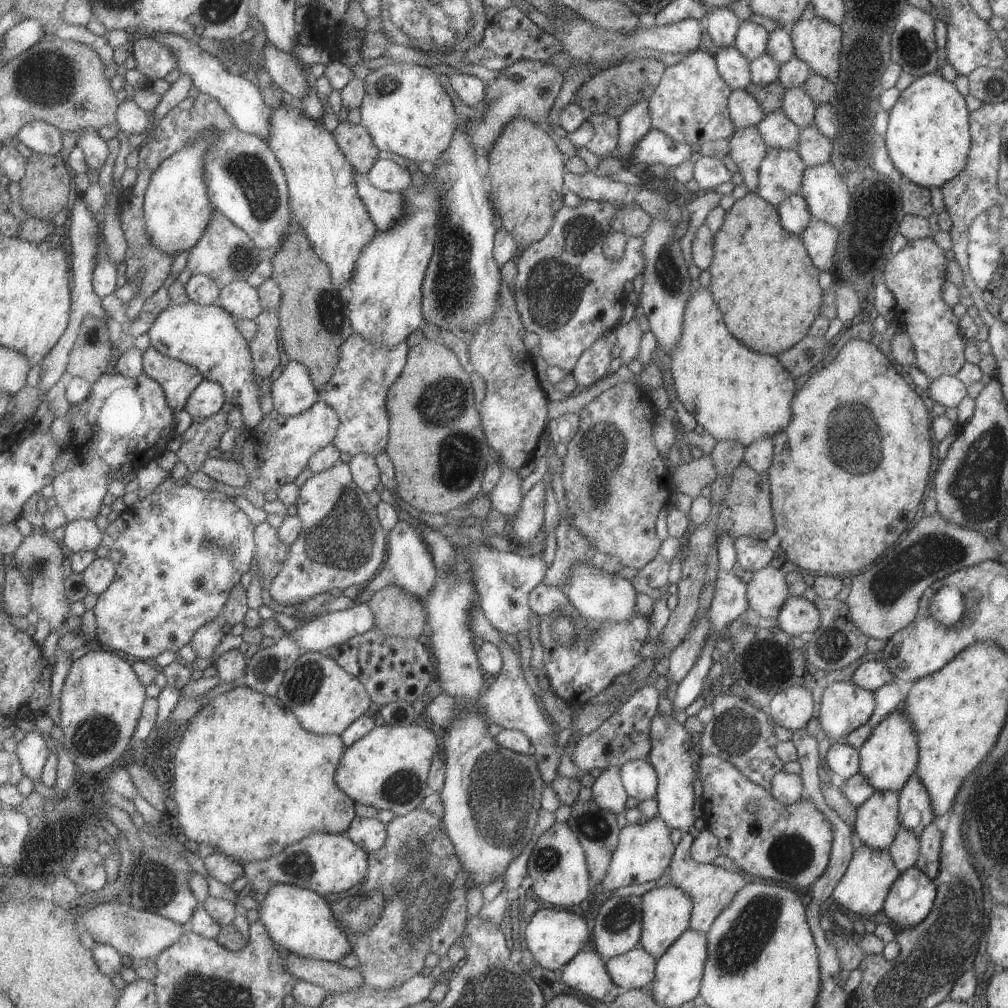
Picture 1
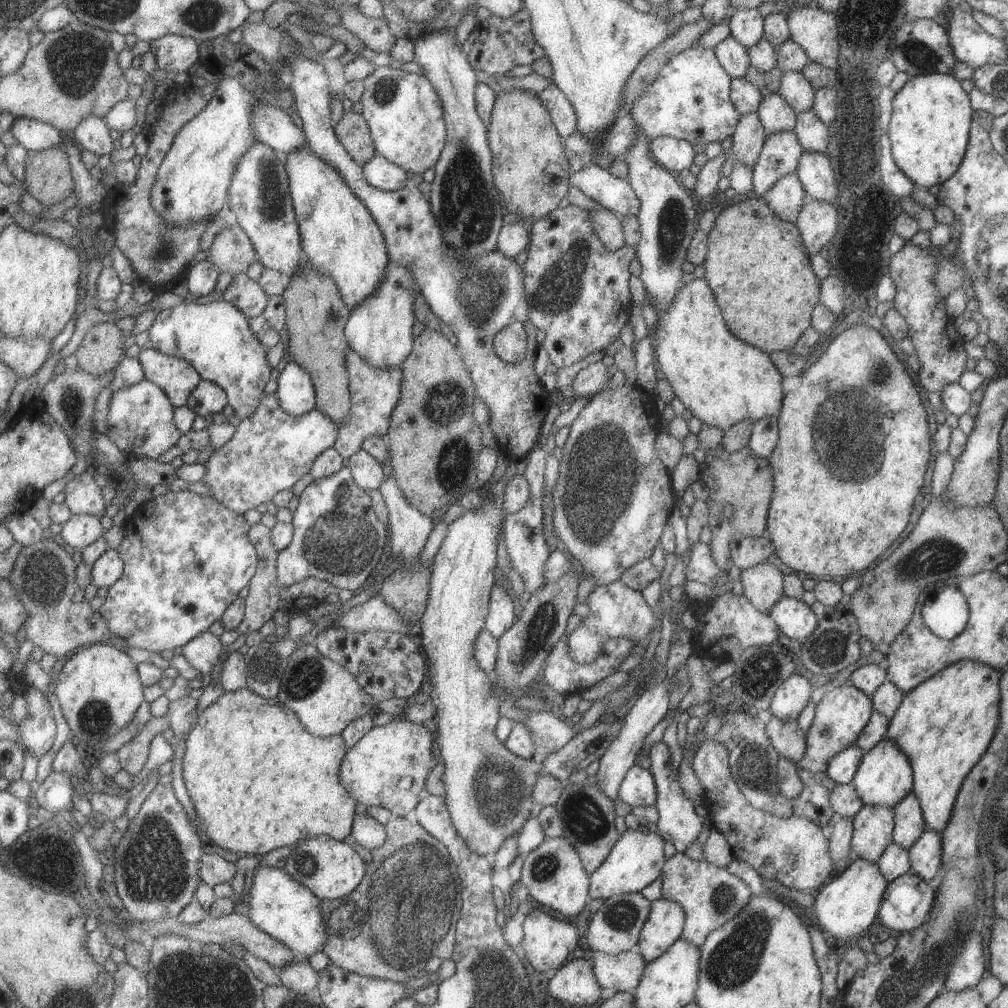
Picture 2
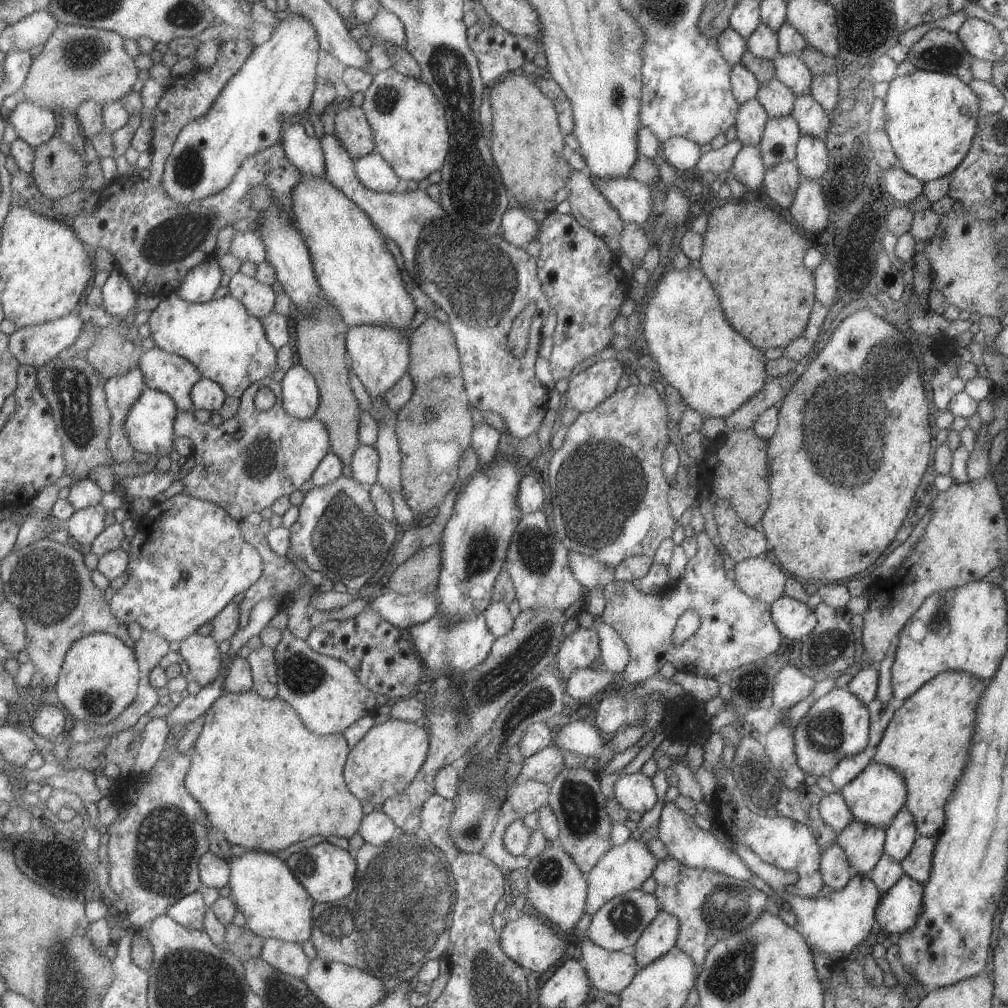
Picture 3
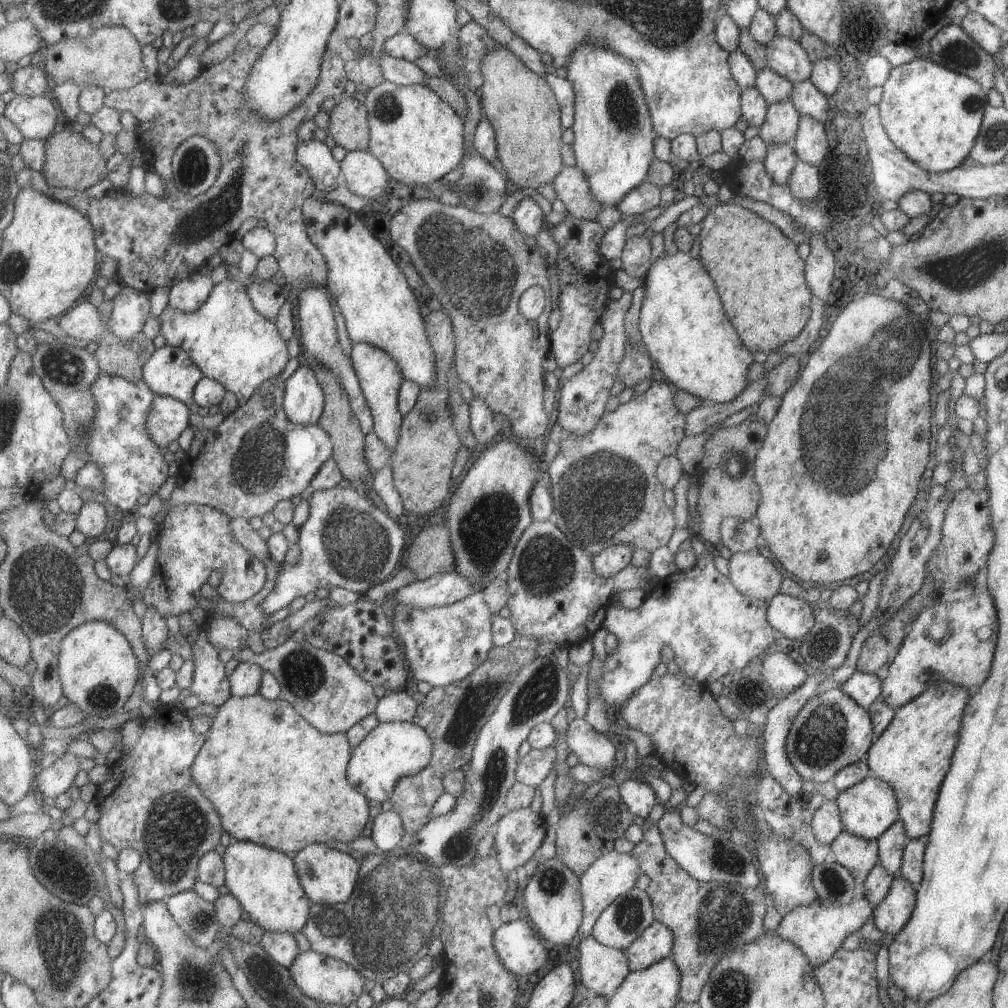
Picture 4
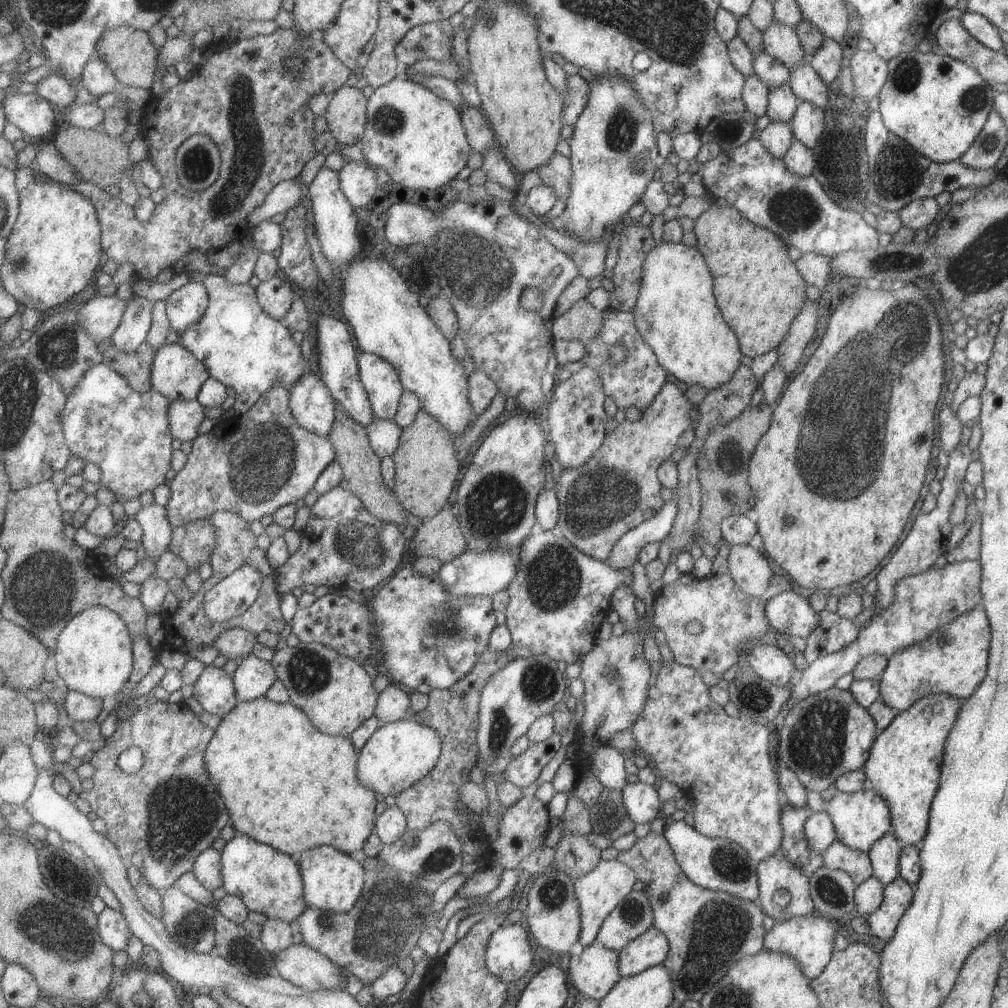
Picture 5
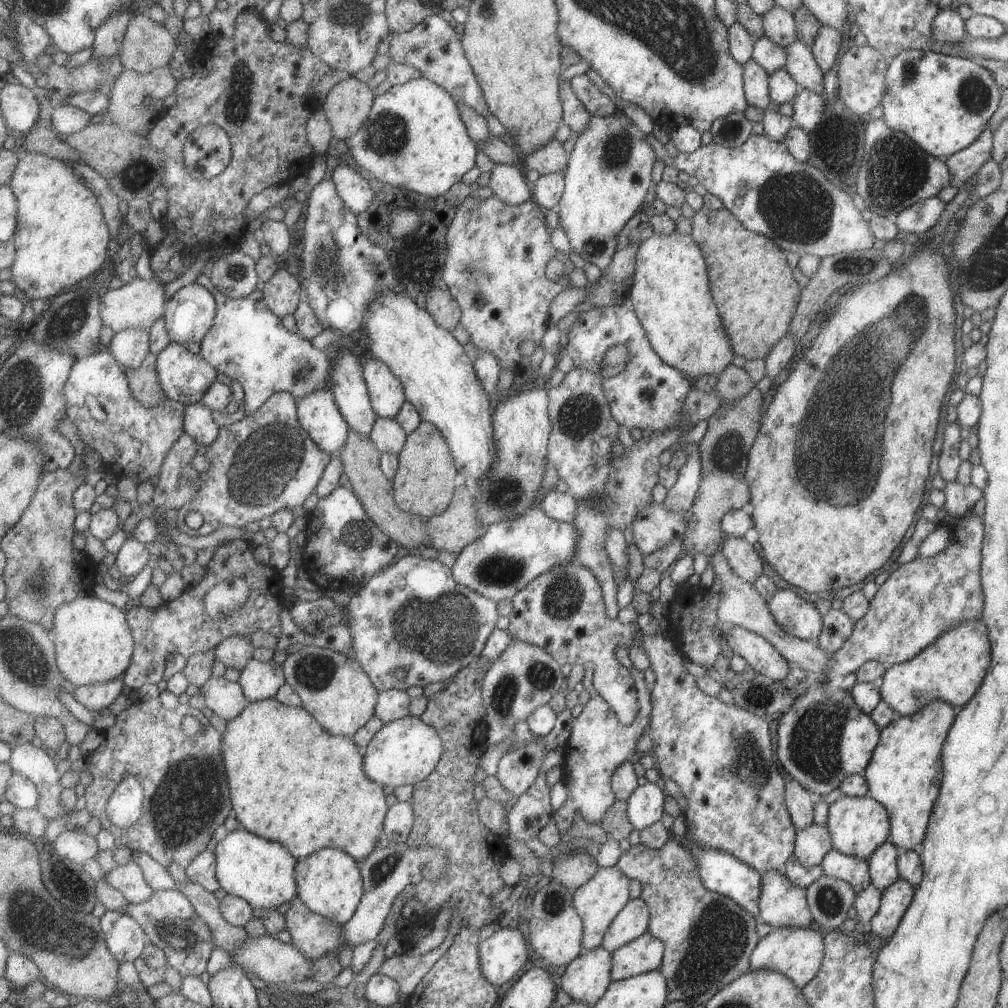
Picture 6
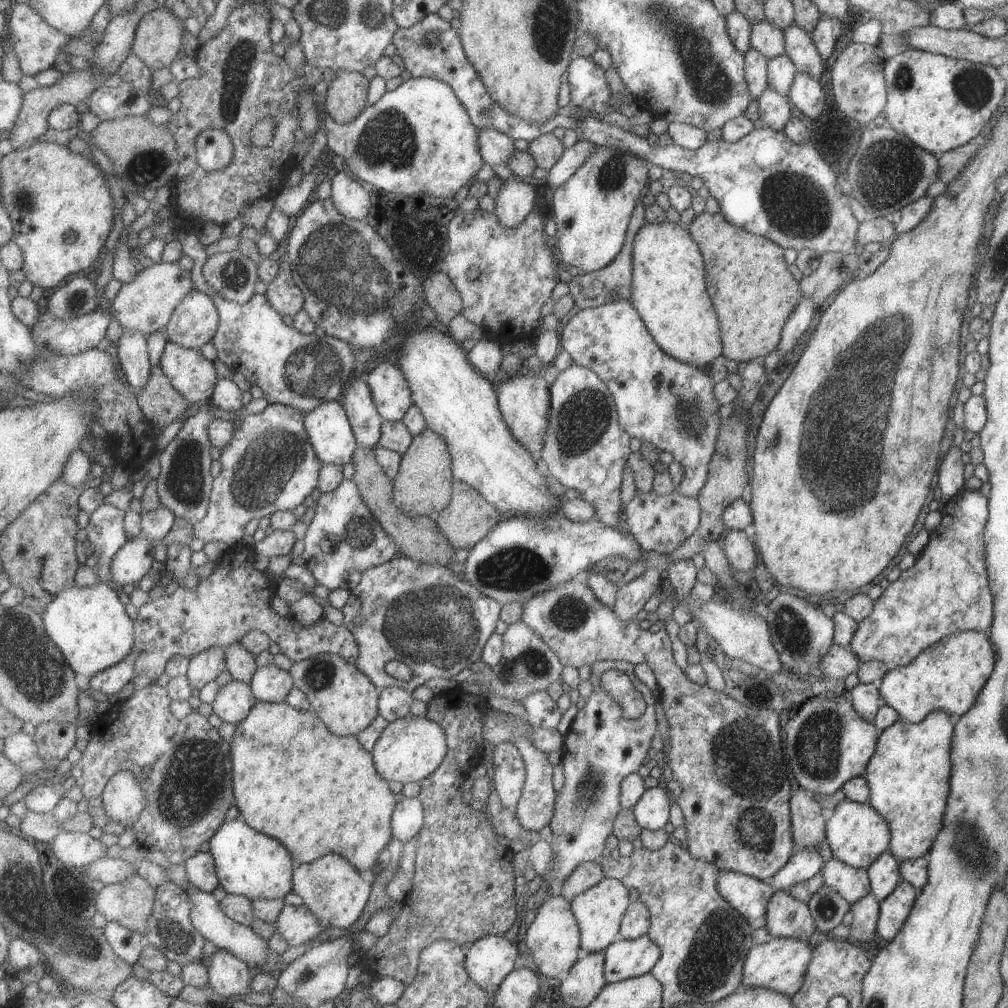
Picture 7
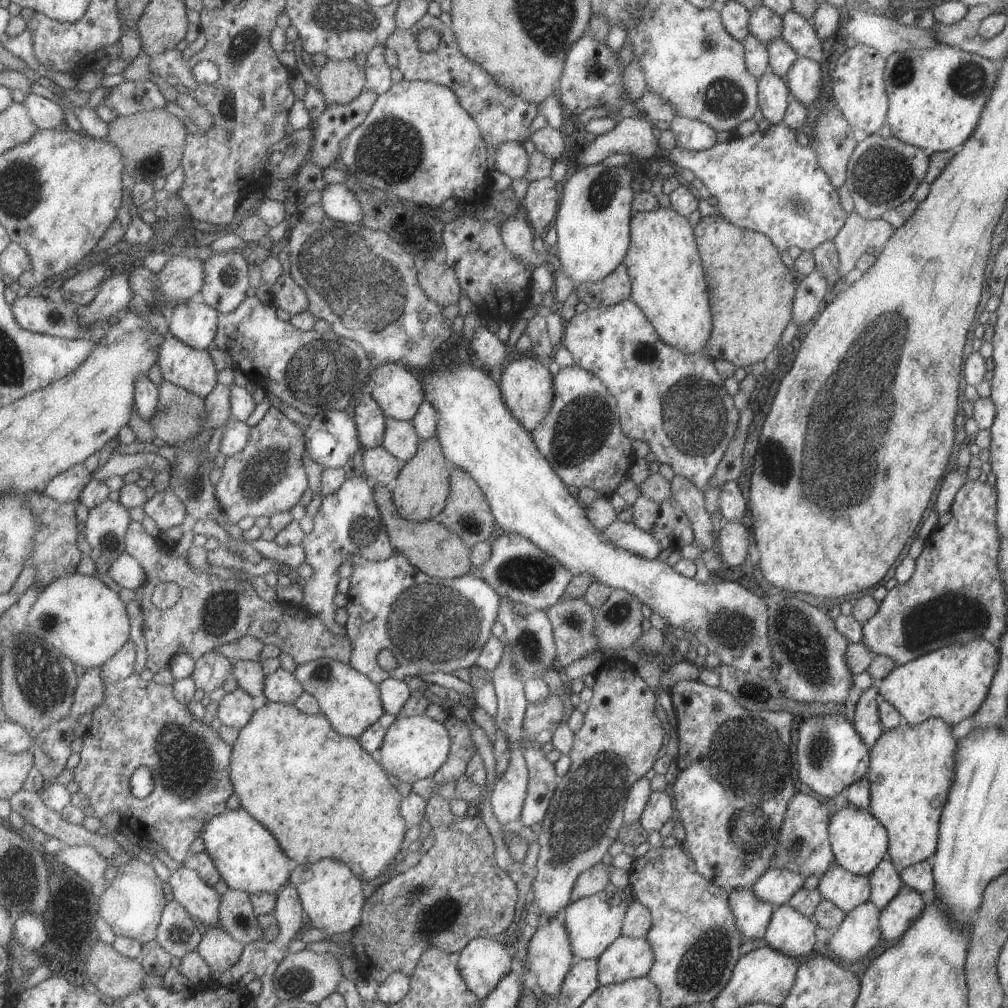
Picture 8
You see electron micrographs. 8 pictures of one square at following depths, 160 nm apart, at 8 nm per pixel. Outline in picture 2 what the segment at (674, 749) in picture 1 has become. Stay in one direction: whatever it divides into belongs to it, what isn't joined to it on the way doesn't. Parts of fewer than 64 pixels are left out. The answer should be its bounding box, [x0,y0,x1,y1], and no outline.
[648,740,702,853]

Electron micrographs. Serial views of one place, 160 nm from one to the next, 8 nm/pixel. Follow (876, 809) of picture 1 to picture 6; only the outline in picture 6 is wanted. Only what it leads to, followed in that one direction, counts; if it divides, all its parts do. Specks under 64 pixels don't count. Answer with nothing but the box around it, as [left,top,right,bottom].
[820,848,870,894]

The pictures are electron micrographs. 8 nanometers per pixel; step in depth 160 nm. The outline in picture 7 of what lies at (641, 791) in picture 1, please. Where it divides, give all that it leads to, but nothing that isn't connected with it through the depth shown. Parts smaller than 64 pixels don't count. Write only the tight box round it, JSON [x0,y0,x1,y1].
[631,786,671,831]

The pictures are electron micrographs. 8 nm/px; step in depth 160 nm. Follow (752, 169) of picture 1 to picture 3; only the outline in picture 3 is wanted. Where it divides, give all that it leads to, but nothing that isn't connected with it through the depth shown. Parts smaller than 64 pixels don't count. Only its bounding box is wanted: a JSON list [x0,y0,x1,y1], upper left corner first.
[734,98,767,146]

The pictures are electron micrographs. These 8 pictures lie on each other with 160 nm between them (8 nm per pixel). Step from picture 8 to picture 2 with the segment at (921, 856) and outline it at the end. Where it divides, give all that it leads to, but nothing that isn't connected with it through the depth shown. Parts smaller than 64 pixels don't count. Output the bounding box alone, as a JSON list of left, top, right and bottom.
[886,660,1001,833]

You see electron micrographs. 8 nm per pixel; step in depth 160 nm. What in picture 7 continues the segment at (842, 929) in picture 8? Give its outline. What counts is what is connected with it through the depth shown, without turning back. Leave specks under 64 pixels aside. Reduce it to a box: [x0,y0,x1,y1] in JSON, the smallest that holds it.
[848,891,879,942]

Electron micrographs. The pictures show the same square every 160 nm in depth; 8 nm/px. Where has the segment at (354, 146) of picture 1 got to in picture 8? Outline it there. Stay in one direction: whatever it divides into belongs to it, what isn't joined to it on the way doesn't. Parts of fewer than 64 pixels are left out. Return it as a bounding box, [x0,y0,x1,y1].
[318,59,367,107]

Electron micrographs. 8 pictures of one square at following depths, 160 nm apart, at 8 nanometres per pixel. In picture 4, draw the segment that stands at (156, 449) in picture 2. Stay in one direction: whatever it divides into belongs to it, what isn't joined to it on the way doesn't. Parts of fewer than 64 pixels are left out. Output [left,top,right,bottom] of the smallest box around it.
[147,395,195,450]

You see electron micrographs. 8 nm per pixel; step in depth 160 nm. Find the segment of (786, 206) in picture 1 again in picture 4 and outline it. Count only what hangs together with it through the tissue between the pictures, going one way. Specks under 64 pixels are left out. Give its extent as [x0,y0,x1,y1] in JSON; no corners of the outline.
[763,142,796,184]

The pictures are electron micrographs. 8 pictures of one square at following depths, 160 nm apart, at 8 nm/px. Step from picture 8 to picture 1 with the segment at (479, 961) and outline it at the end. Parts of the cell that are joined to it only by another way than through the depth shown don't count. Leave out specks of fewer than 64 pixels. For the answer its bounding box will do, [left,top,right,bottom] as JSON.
[523,907,590,970]

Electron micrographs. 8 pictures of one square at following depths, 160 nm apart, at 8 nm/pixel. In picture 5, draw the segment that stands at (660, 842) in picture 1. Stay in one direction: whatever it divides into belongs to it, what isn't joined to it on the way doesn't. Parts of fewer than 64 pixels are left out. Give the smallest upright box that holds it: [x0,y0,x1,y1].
[574,859,635,946]

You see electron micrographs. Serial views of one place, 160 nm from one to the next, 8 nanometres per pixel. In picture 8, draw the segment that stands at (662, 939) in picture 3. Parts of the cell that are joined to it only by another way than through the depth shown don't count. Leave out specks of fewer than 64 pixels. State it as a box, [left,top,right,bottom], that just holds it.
[597,934,654,985]

